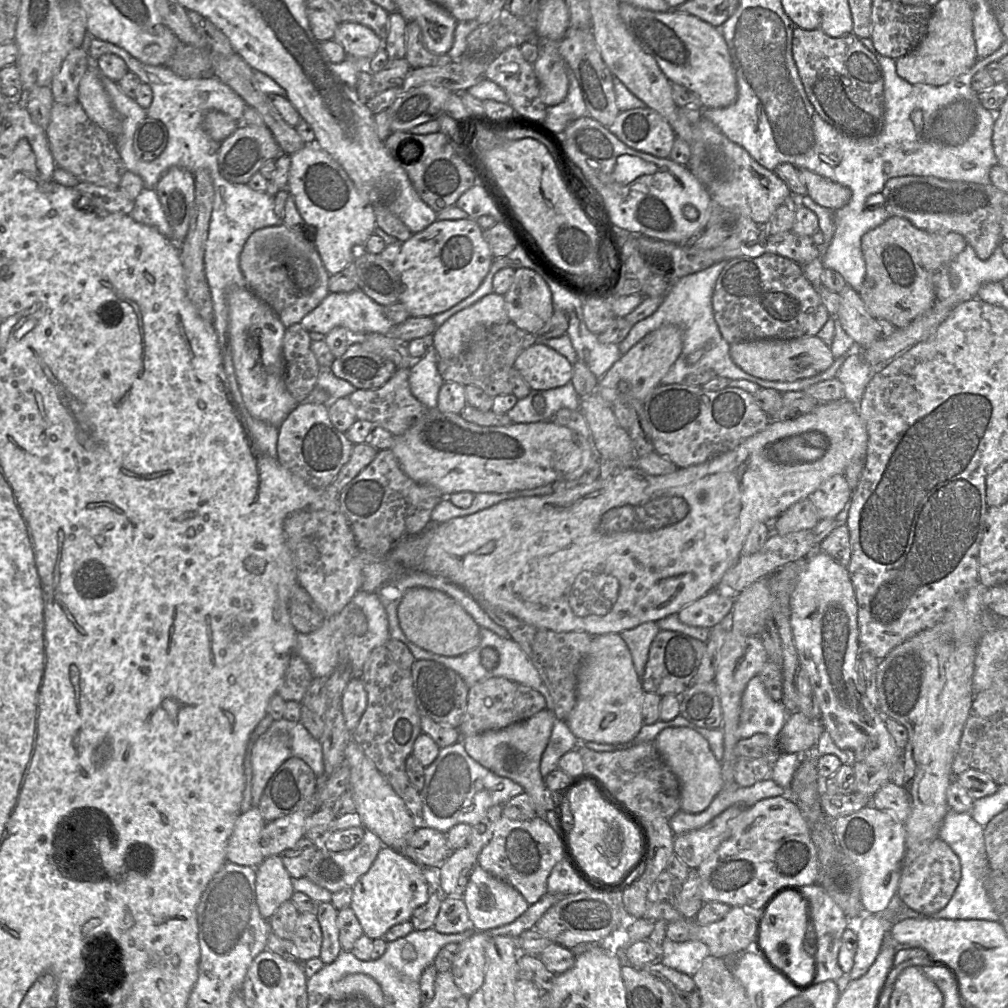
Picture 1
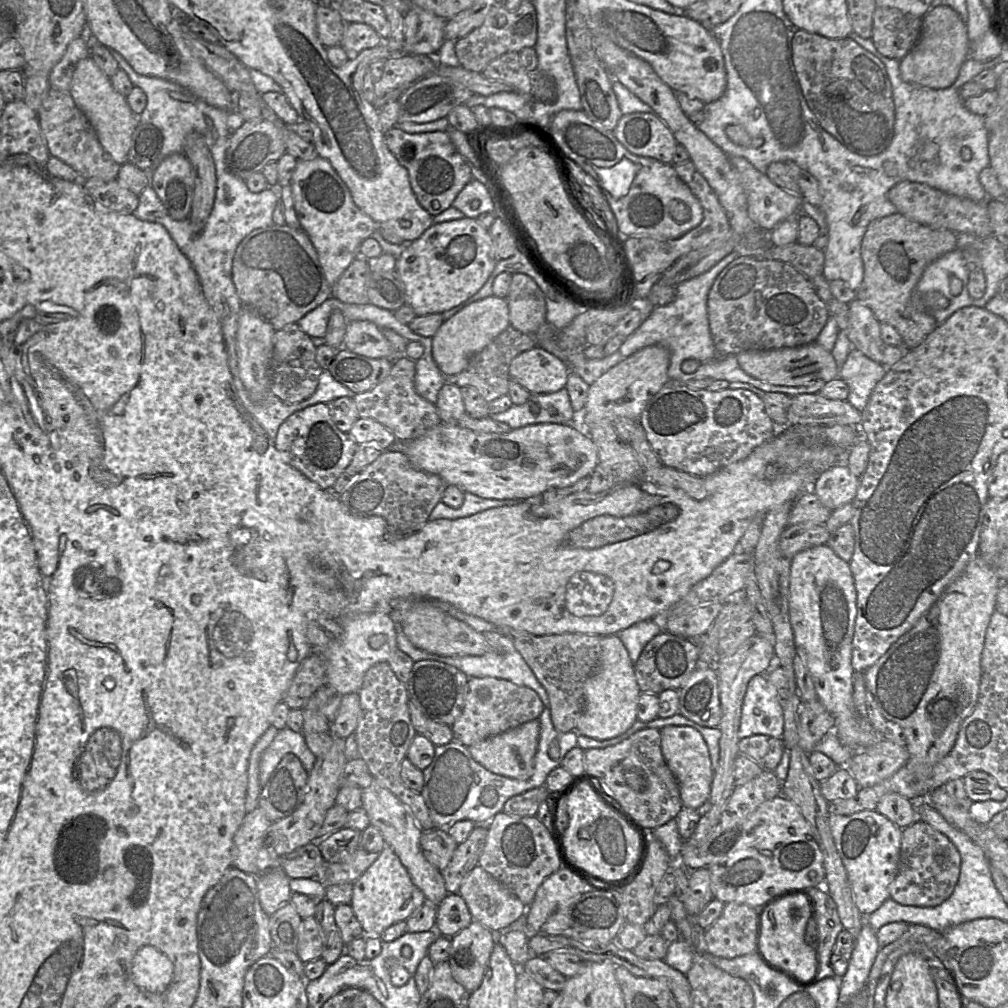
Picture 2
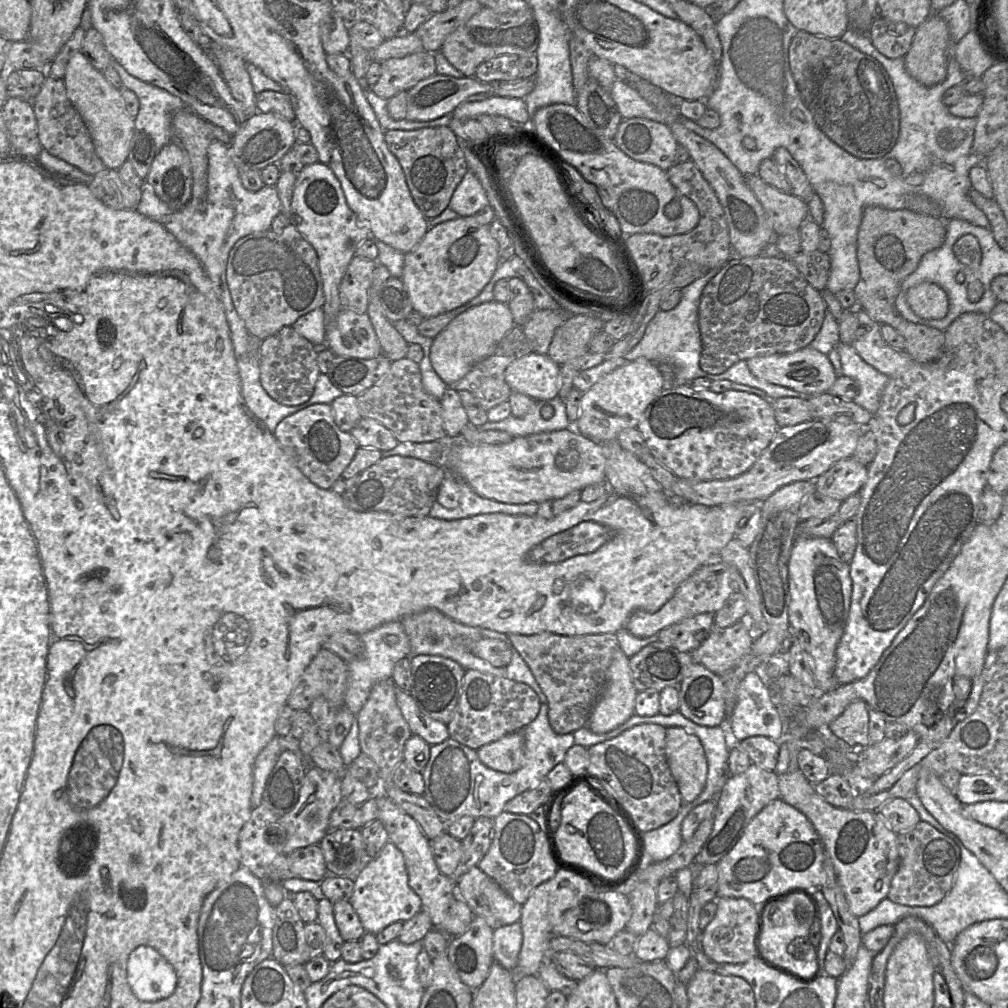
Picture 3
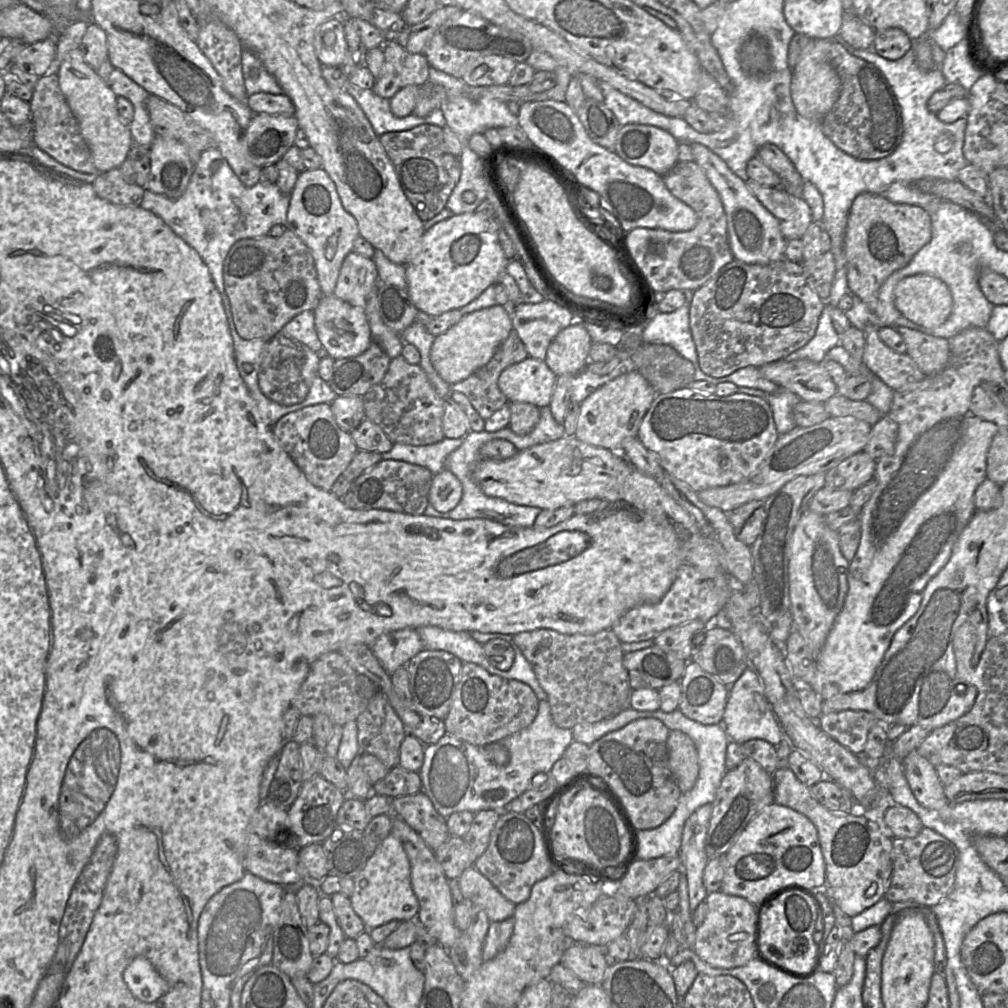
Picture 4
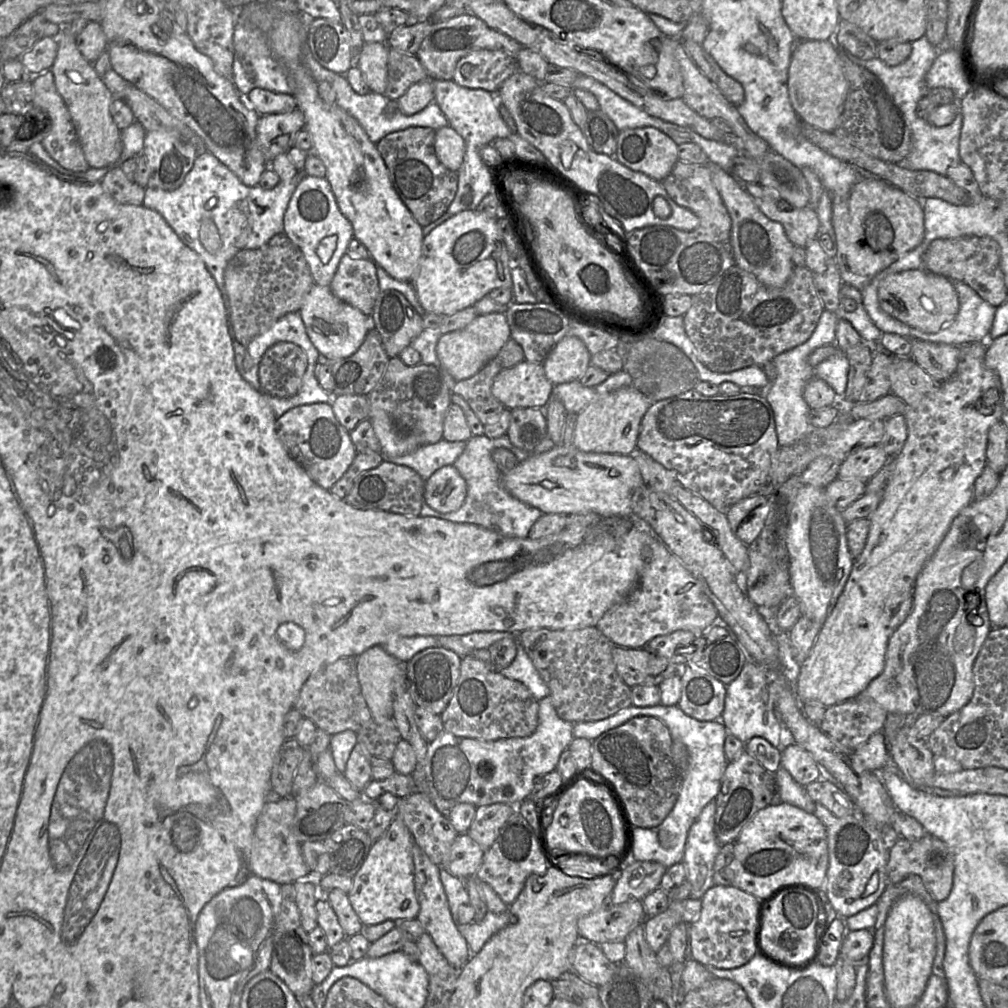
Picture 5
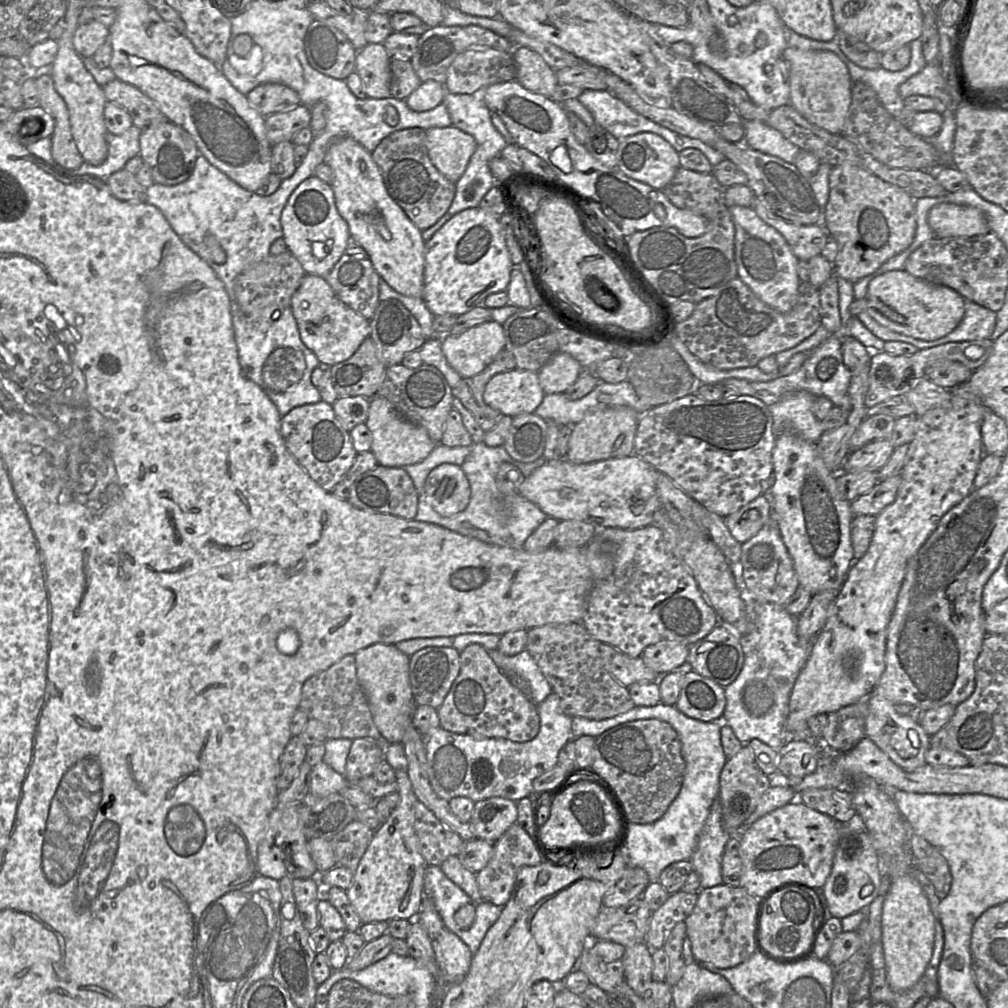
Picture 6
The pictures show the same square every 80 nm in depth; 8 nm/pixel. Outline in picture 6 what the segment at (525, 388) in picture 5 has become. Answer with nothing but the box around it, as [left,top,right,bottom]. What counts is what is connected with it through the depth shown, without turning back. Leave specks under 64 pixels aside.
[483,368,544,418]

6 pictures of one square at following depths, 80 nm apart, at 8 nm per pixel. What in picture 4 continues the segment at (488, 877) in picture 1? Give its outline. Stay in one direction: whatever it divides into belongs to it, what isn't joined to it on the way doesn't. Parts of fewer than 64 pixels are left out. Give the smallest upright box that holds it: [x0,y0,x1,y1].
[458,866,516,922]

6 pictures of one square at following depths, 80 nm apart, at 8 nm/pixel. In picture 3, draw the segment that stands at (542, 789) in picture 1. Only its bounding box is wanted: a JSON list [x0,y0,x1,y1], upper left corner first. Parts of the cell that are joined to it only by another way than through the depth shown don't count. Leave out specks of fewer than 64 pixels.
[476,731,524,773]

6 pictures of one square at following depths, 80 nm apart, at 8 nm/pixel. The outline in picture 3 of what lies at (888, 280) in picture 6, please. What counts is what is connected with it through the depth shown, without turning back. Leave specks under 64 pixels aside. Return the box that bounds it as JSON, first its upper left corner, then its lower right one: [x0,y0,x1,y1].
[906,282,948,319]

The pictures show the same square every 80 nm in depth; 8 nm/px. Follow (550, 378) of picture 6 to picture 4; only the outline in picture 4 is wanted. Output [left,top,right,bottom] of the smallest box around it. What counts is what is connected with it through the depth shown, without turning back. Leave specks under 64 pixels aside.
[544,321,592,375]

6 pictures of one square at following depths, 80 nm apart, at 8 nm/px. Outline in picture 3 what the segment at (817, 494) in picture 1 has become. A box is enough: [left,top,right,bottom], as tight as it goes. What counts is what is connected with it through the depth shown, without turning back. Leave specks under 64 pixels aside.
[814,457,867,503]

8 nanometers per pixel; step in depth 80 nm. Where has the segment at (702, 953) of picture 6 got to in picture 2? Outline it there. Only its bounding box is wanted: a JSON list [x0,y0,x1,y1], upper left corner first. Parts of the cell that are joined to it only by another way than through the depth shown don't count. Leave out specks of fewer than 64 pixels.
[704,903,756,959]

